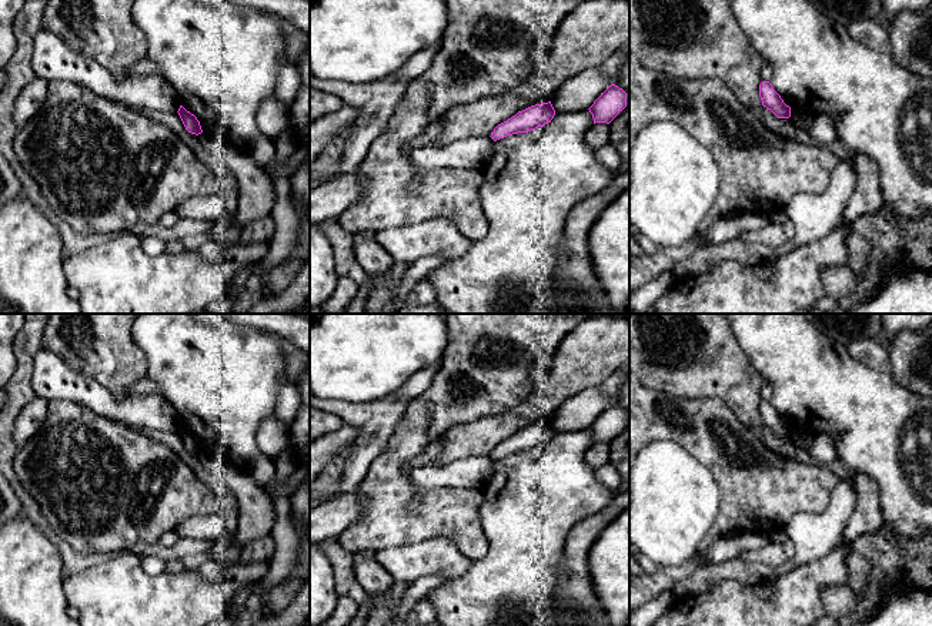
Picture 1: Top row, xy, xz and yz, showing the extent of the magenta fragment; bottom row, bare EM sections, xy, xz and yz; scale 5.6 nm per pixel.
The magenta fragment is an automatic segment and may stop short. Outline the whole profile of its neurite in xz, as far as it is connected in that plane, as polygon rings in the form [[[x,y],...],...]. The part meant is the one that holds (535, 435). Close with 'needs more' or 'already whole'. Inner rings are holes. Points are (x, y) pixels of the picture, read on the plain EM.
[[[551,421],[535,424],[522,431],[518,431],[515,435],[512,435],[507,441],[498,443],[490,456],[494,461],[497,461],[507,455],[528,452],[531,449],[535,449],[538,446],[542,446],[551,442],[554,435],[555,435],[555,429]]]; already whole

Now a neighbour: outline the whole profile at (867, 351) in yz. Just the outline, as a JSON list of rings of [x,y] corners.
[[[861,338],[846,345],[849,355],[859,364],[875,371],[888,371],[889,352],[873,338]]]

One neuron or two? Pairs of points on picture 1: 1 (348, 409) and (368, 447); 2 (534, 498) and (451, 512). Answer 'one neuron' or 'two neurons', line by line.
1: one neuron
2: two neurons

